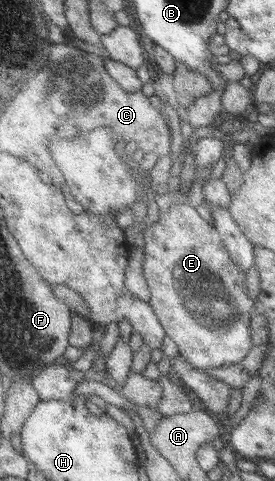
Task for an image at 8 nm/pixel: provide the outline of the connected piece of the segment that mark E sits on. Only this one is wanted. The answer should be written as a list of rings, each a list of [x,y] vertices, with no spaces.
[[[182,198],[171,202],[166,211],[159,212],[156,222],[144,229],[142,240],[142,276],[150,291],[147,304],[165,336],[176,345],[179,356],[192,368],[203,371],[240,363],[252,346],[249,317],[258,310],[244,285],[245,273],[230,261],[230,255],[213,226],[202,220],[194,207]]]

